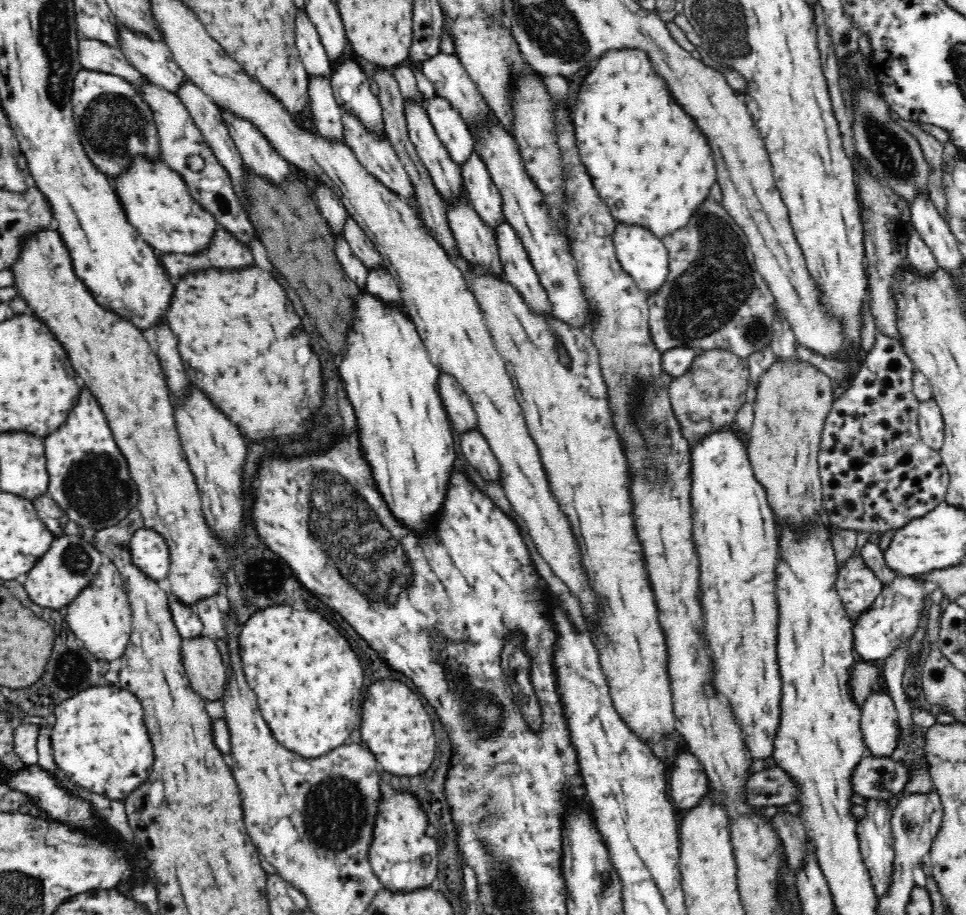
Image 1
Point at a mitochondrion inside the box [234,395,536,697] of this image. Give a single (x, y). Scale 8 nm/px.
(369, 554)

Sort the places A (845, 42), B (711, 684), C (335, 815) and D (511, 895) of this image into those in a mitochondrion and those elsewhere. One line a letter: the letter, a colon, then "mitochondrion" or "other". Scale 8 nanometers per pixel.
A: mitochondrion
B: other
C: mitochondrion
D: mitochondrion

